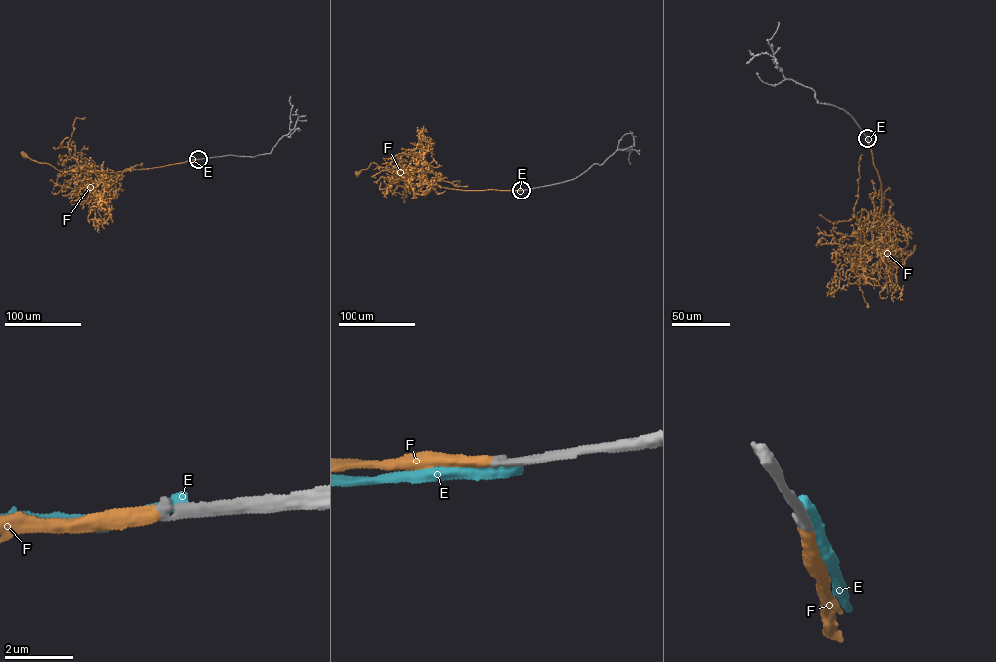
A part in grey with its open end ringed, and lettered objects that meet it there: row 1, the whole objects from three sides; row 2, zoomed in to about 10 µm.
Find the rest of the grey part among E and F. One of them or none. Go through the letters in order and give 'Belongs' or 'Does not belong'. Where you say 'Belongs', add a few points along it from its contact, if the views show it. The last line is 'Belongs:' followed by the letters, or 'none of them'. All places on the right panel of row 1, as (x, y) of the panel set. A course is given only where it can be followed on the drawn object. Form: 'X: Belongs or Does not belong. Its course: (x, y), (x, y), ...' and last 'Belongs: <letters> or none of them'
E: Does not belong
F: Belongs. Its course: (867, 138), (881, 183), (877, 219), (885, 220), (879, 235), (882, 247), (880, 236), (853, 256), (865, 250)
Belongs: F

